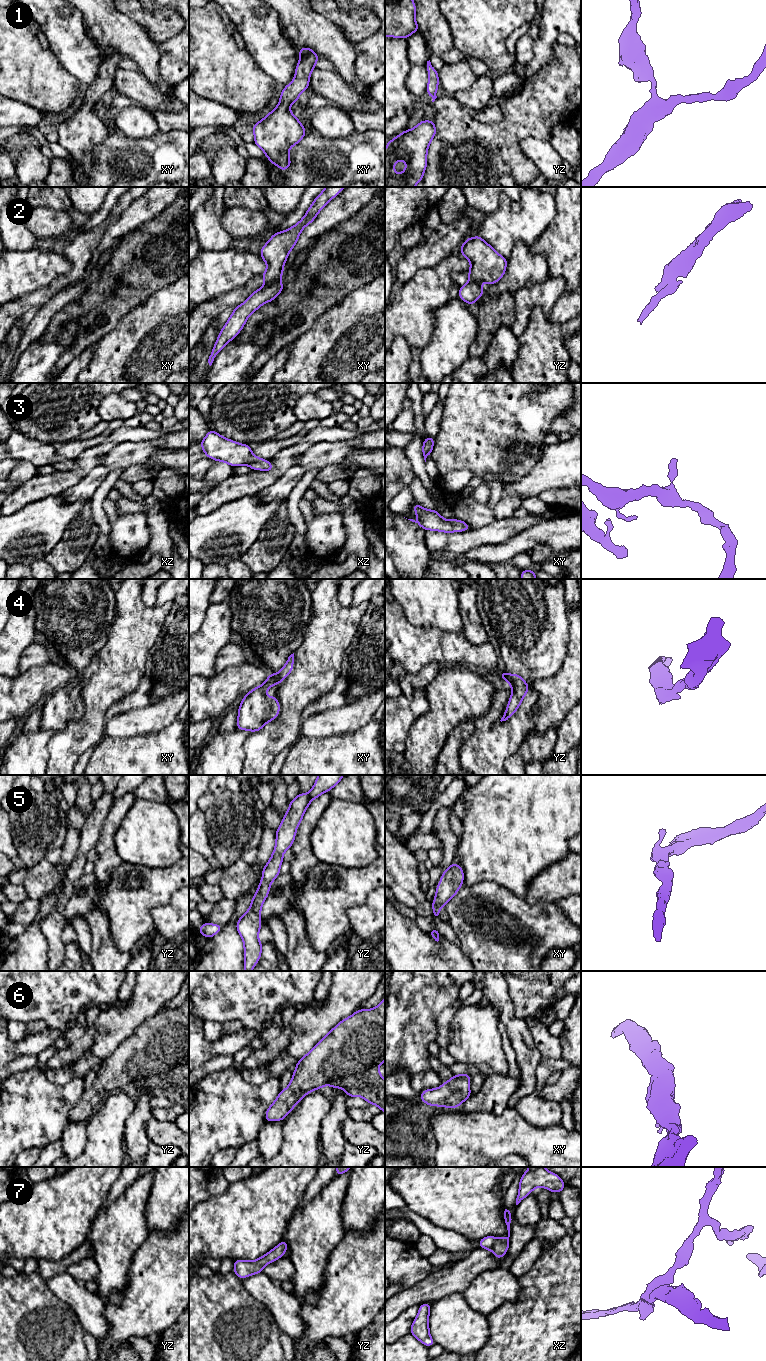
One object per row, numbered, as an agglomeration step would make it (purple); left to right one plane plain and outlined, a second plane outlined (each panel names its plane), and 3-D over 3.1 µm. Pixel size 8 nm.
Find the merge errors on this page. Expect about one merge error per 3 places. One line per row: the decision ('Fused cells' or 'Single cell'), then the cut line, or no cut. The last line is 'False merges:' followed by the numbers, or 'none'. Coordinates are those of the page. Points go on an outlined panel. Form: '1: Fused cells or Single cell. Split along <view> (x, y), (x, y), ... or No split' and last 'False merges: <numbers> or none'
1: Single cell. No split
2: Fused cells. Split along xy (278, 279), (265, 284)
3: Single cell. No split
4: Fused cells. Split along xy (276, 674), (278, 683)
5: Single cell. No split
6: Single cell. No split
7: Single cell. No split
False merges: 2, 4

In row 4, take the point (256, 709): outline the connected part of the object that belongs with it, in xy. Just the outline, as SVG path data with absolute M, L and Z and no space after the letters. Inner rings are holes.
M269 673L262 685L252 689L243 697L238 708L237 730L259 731L267 722L278 716L280 705L277 697L265 695L272 685L278 685L277 677L277 674Z

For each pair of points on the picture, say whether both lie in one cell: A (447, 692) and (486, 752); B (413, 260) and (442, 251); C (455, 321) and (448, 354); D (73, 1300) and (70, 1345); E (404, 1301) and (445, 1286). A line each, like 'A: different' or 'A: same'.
A: different
B: same
C: same
D: different
E: same

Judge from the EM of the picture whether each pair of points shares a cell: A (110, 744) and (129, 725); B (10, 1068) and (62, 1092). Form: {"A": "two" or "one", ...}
{"A": "two", "B": "two"}

